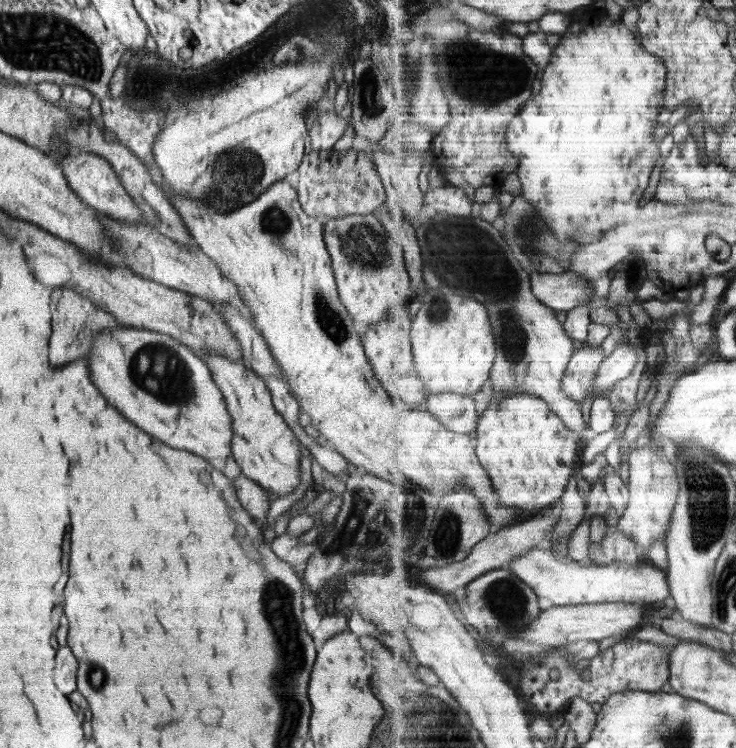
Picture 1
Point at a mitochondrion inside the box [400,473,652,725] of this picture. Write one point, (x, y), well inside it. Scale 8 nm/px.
(505, 597)

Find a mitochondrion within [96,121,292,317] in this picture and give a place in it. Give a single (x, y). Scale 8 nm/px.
(236, 172)

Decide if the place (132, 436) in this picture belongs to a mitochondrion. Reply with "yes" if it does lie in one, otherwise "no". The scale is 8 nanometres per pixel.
no

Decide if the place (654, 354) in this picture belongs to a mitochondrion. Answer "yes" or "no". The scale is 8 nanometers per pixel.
no

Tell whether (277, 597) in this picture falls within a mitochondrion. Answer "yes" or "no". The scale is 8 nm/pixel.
yes

